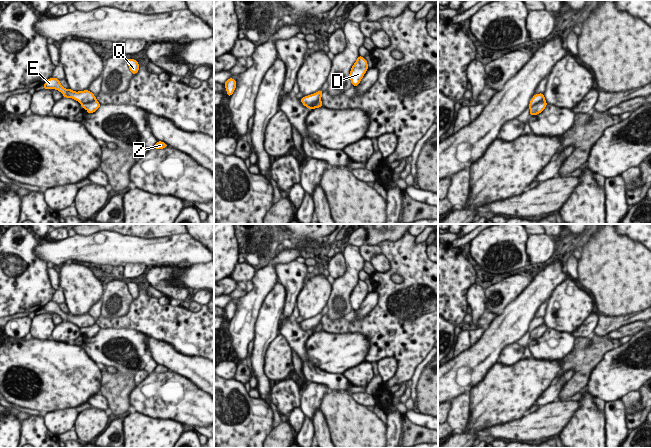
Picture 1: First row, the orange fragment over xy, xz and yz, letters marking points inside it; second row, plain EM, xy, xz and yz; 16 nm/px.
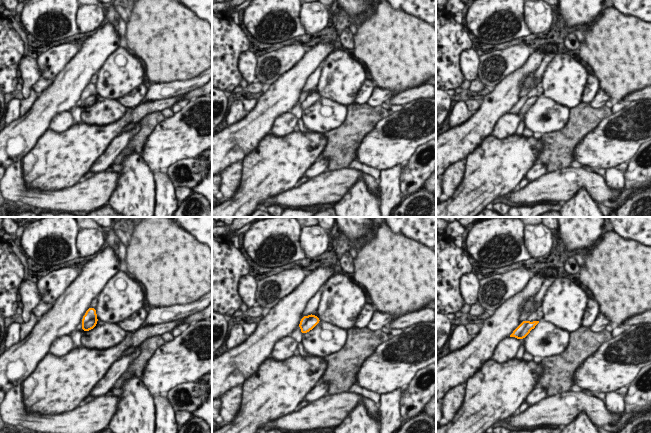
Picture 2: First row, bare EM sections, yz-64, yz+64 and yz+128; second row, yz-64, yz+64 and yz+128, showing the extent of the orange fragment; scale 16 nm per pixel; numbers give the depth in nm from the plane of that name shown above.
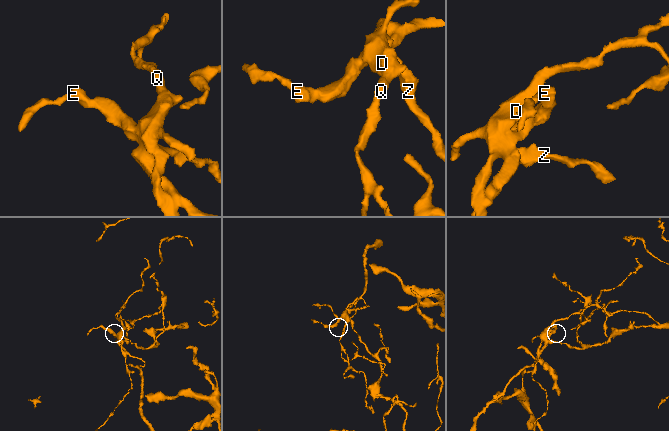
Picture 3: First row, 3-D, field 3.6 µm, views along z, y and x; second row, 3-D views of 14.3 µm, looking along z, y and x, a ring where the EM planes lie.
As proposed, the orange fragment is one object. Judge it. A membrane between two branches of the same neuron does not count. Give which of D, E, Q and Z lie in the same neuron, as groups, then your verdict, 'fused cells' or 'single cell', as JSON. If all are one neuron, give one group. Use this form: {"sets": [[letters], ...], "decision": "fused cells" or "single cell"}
{"sets": [["D", "E", "Q"], ["Z"]], "decision": "fused cells"}

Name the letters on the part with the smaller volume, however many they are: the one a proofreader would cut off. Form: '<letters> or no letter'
D, E, Q

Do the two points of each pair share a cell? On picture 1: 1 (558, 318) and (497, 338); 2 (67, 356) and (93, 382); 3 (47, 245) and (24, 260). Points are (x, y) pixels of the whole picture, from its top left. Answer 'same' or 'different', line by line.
1: different
2: same
3: different

